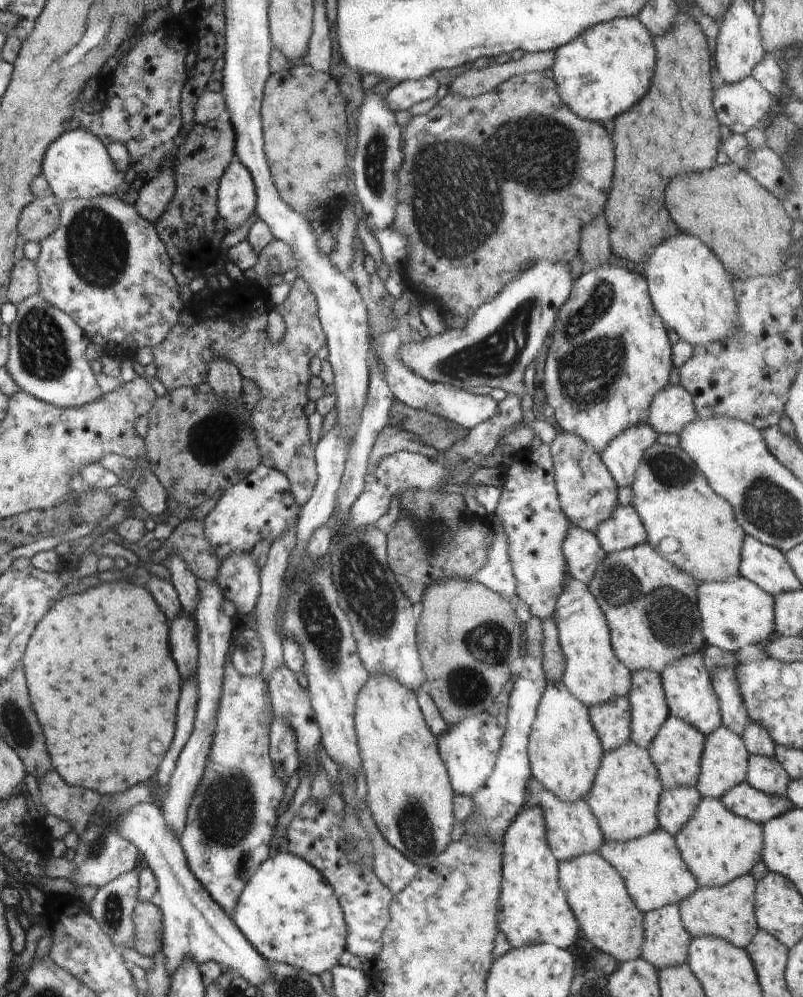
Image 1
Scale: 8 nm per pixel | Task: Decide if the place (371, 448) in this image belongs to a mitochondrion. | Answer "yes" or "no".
no

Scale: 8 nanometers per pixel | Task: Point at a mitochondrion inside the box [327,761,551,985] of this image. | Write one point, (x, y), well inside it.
(414, 826)

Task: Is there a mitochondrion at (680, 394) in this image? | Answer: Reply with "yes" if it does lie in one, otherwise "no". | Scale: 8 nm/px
no

